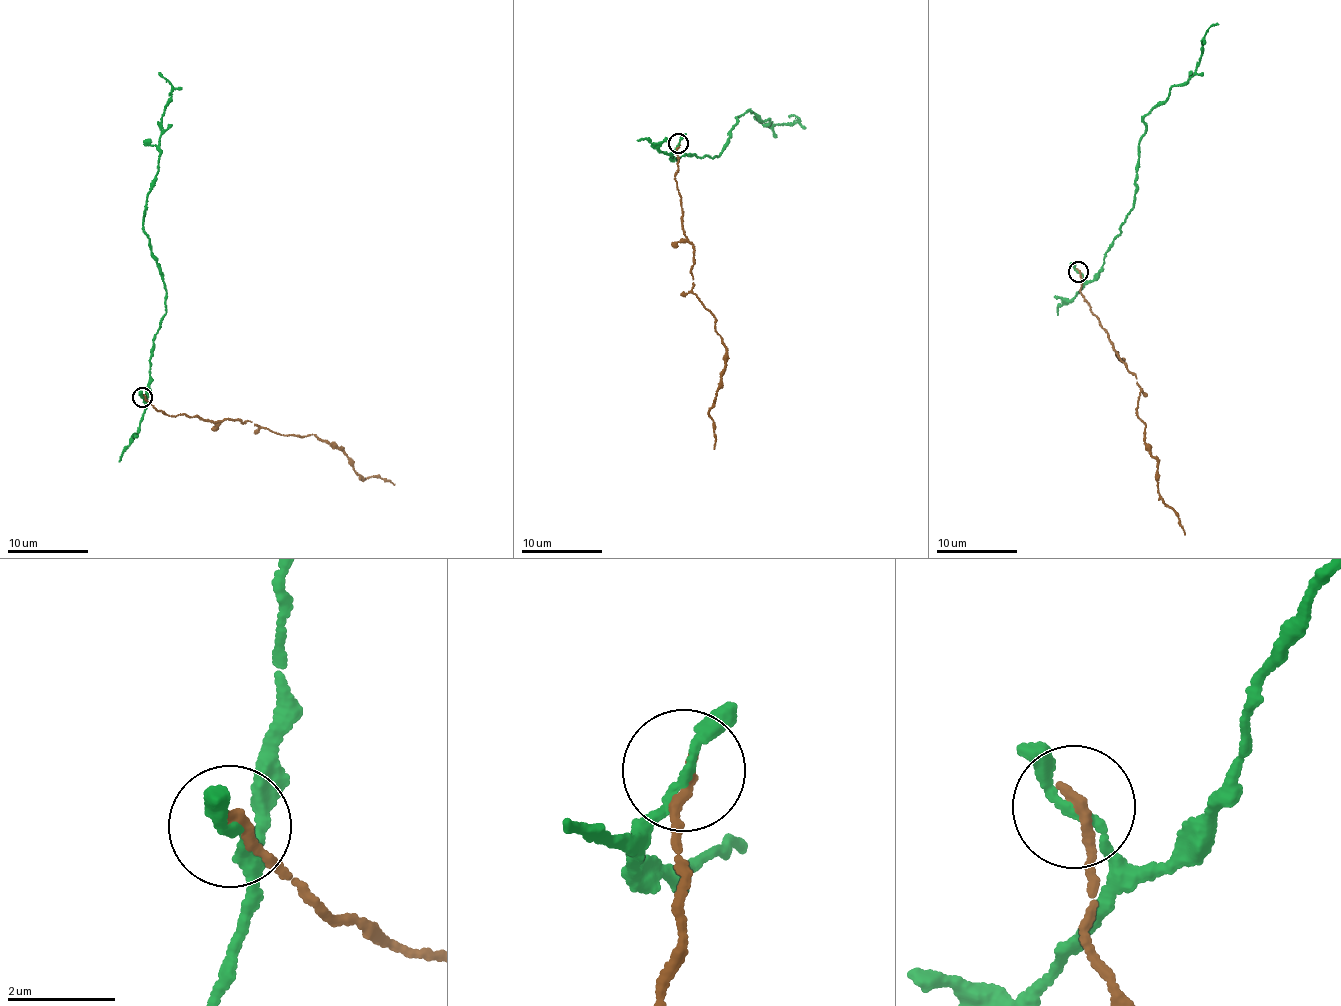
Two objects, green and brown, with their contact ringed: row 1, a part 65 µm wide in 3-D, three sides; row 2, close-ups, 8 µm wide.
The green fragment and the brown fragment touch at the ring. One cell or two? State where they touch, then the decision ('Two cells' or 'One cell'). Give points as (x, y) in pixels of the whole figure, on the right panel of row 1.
Place: (1078, 272). Two cells

